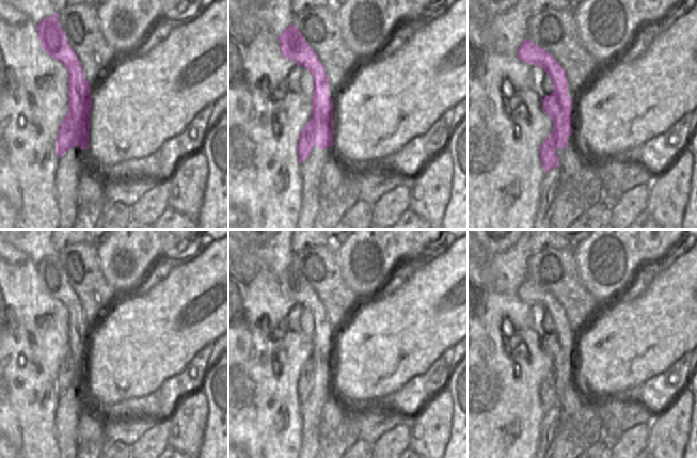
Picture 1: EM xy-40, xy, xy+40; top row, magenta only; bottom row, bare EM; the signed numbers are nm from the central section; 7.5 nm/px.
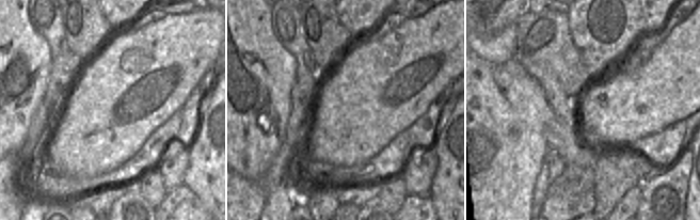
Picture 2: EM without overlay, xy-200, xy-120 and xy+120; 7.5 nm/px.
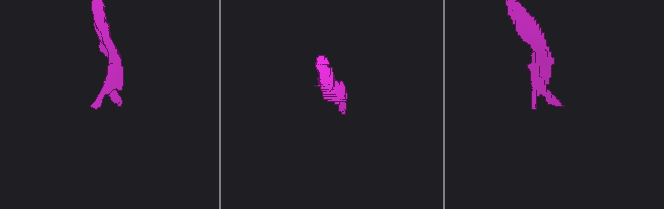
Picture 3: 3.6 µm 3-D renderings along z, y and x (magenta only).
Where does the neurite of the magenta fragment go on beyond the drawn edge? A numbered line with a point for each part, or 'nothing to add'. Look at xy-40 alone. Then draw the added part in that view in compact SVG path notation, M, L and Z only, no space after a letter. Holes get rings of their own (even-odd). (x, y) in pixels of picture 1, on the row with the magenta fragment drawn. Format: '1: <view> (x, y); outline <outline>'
1: xy-40 (70, 166); outline M78 145L68 149L59 158L53 189L60 210L60 226L73 227L77 217L77 187L83 176L83 168L91 160L90 149L80 149Z

